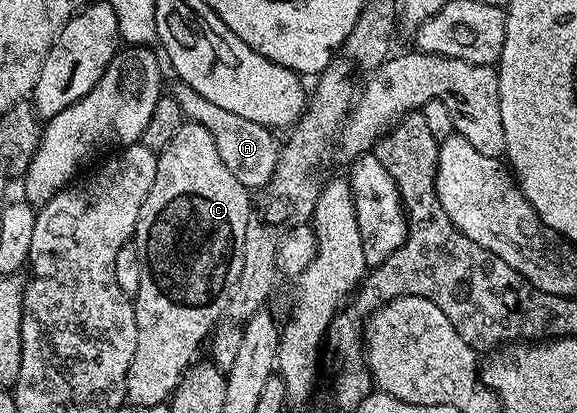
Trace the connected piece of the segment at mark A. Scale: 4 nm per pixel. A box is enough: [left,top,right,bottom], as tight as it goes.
[169,80,280,191]

